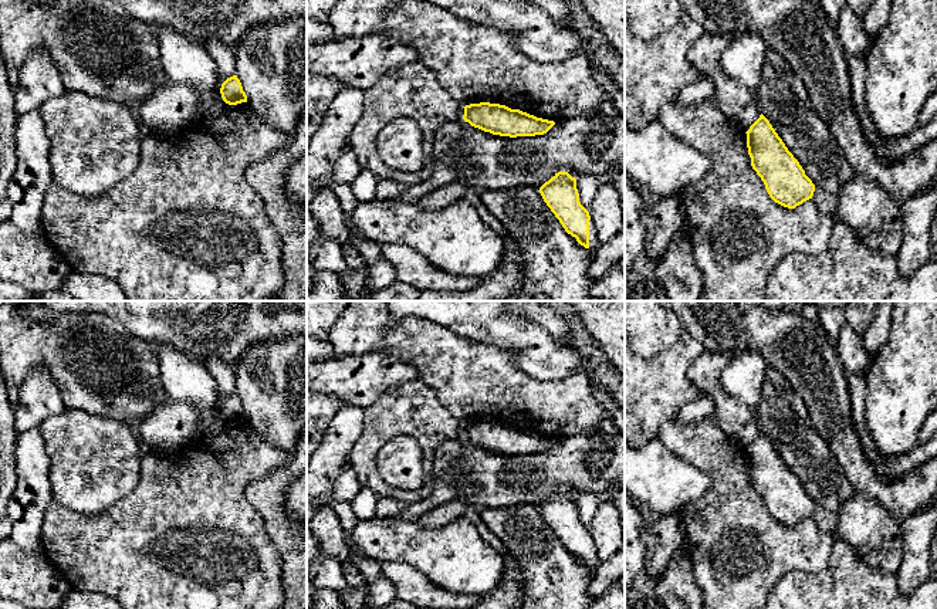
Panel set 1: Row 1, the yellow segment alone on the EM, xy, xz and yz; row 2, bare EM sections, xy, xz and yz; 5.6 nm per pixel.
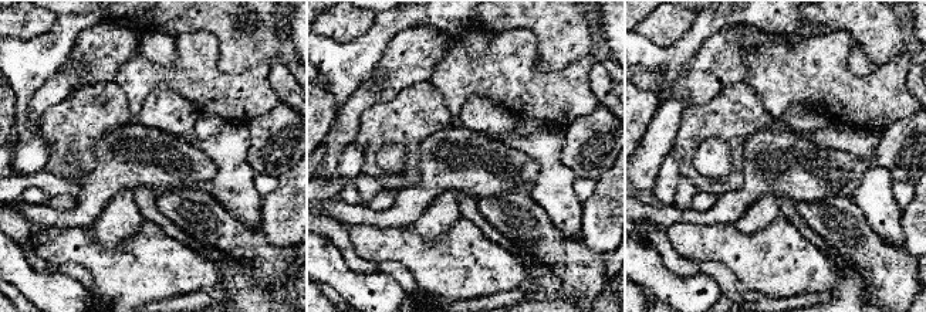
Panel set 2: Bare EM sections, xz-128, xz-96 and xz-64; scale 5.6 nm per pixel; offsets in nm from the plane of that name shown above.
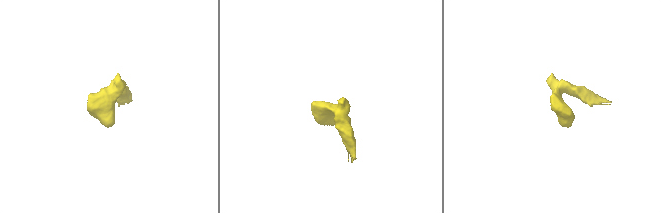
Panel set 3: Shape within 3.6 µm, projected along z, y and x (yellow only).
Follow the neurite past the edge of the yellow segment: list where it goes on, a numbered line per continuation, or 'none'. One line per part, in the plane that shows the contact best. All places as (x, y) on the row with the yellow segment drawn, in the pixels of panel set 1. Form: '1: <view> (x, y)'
1: xz (594, 243)

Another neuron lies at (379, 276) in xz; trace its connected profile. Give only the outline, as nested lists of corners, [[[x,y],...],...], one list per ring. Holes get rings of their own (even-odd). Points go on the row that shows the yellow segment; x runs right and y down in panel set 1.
[[[380,260],[376,264],[365,264],[365,292],[366,297],[372,297],[378,291],[389,287],[398,280],[396,270],[386,260]]]

